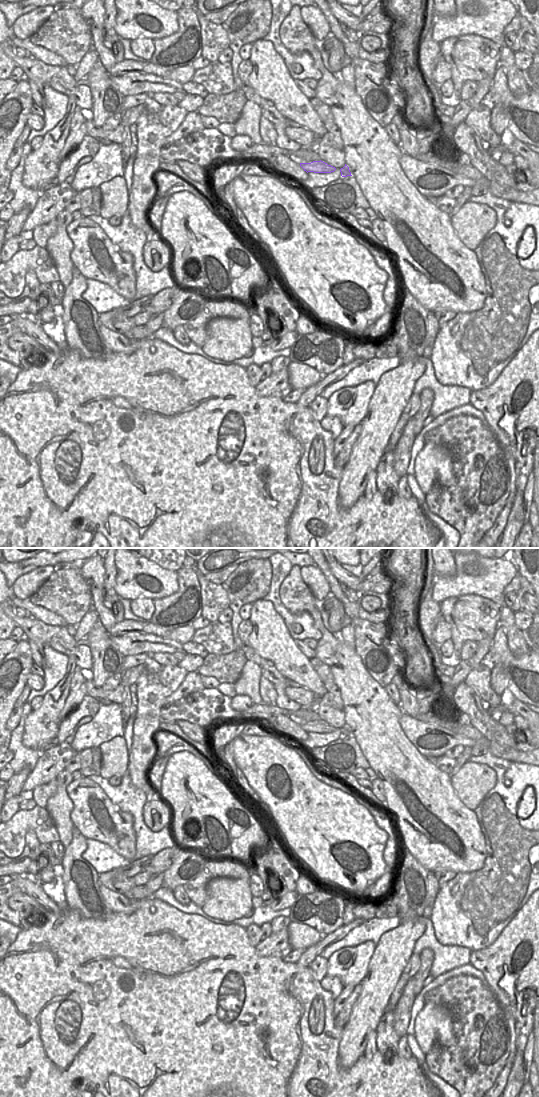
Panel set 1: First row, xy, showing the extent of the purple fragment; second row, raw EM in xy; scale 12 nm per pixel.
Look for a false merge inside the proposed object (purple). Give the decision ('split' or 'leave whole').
split

